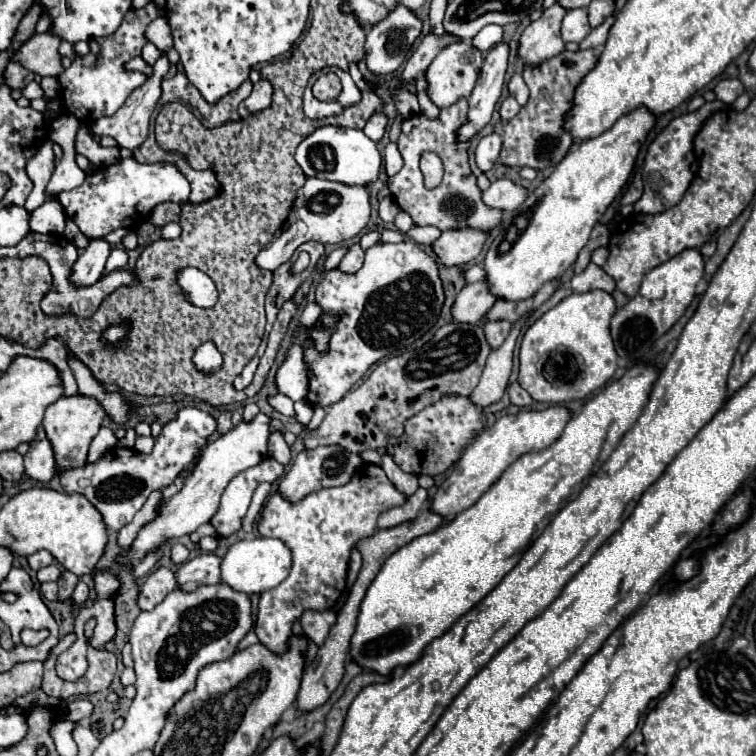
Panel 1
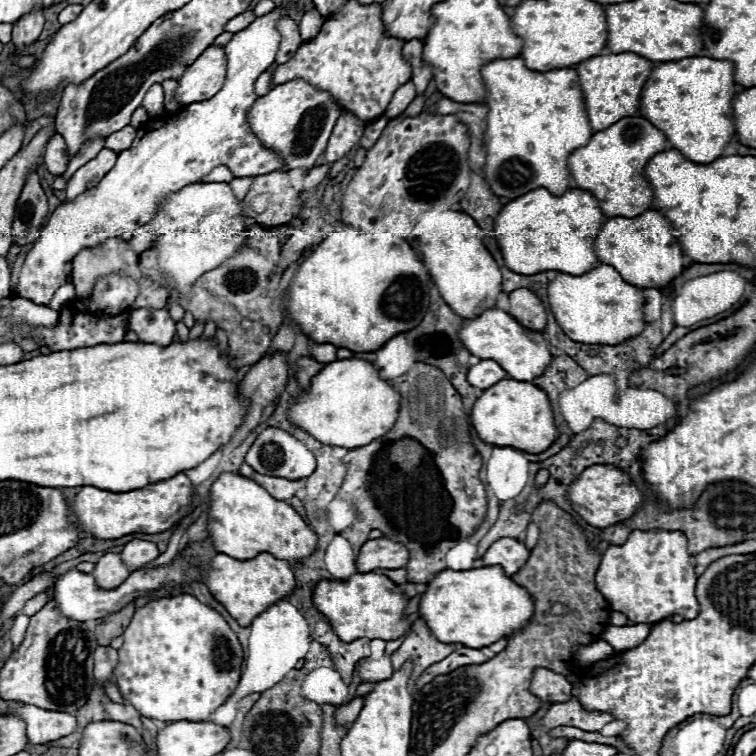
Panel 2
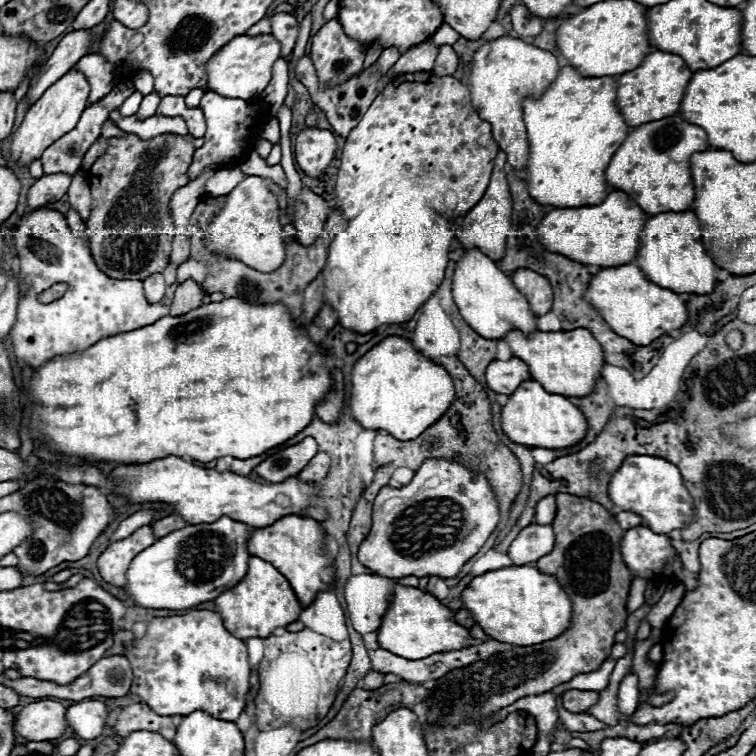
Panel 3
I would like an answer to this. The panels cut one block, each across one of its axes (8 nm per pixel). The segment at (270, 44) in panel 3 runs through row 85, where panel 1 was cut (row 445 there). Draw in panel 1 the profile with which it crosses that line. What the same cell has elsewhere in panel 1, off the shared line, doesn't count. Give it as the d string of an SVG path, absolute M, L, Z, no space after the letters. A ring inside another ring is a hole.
M258 412L252 422L240 422L228 434L222 434L218 440L210 442L204 448L192 474L184 482L182 490L176 496L172 496L170 500L160 502L156 520L140 530L138 538L134 540L134 546L120 560L134 562L134 560L142 558L144 554L152 552L156 546L162 546L166 540L178 538L184 534L192 534L198 526L210 522L210 518L216 514L216 510L220 506L220 496L222 496L224 488L230 484L230 480L236 474L260 464L268 456L268 436L270 436L270 416Z

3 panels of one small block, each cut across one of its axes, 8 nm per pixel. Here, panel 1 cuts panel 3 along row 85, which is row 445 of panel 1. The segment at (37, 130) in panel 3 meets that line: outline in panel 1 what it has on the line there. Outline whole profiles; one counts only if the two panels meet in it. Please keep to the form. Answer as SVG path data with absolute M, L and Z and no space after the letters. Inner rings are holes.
M82 394L62 396L54 404L48 406L42 426L44 426L46 436L50 438L50 442L54 446L56 468L68 470L68 468L86 464L86 454L88 454L90 440L98 434L104 418L106 418L106 410L102 408L102 404L96 398L82 396Z

